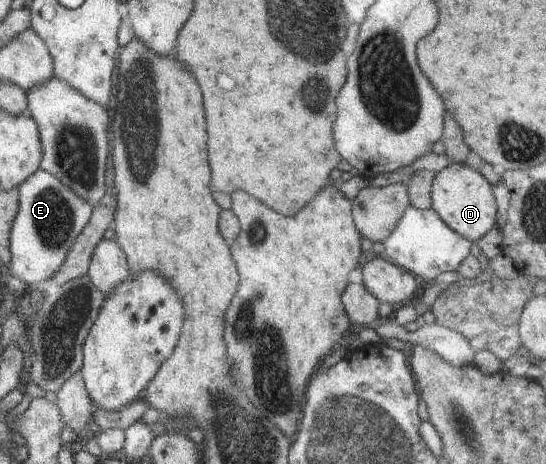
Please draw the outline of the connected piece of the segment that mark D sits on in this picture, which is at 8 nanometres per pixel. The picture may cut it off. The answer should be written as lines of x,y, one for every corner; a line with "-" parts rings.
453,163
434,176
431,187
432,209
460,237
477,243
496,226
497,205
492,185
468,164

